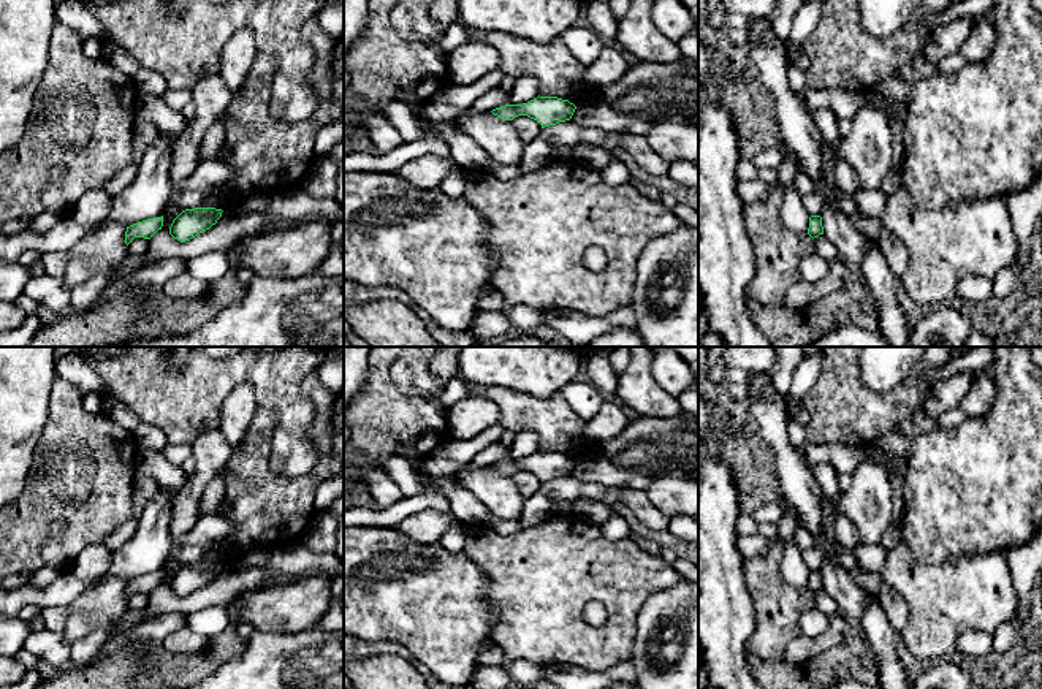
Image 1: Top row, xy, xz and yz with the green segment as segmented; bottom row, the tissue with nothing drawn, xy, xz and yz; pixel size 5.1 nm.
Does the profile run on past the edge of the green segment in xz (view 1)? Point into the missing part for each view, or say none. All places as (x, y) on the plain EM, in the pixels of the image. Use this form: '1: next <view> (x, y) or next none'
1: next none

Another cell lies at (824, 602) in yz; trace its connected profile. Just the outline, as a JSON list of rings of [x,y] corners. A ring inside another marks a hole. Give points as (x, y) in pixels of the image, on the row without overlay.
[[[825,589],[814,592],[814,599],[816,608],[820,610],[825,616],[831,618],[839,613],[838,603]]]

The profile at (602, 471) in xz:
[[[581,459],[576,461],[570,475],[581,482],[602,483],[607,488],[632,488],[646,491],[656,472],[657,467],[654,466],[619,469],[607,459]]]

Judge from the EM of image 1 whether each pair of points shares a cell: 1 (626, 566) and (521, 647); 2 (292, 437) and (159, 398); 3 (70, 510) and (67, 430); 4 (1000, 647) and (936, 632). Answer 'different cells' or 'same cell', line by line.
1: same cell
2: same cell
3: same cell
4: different cells

